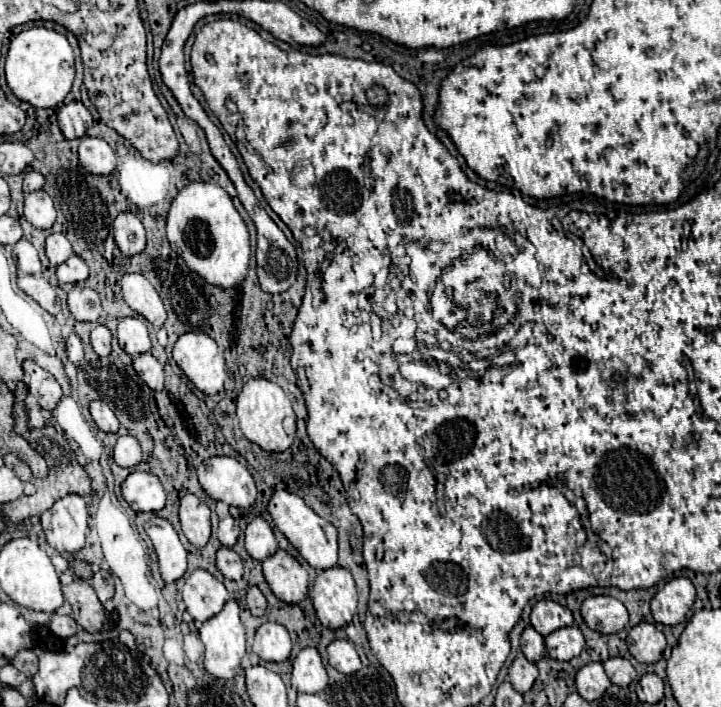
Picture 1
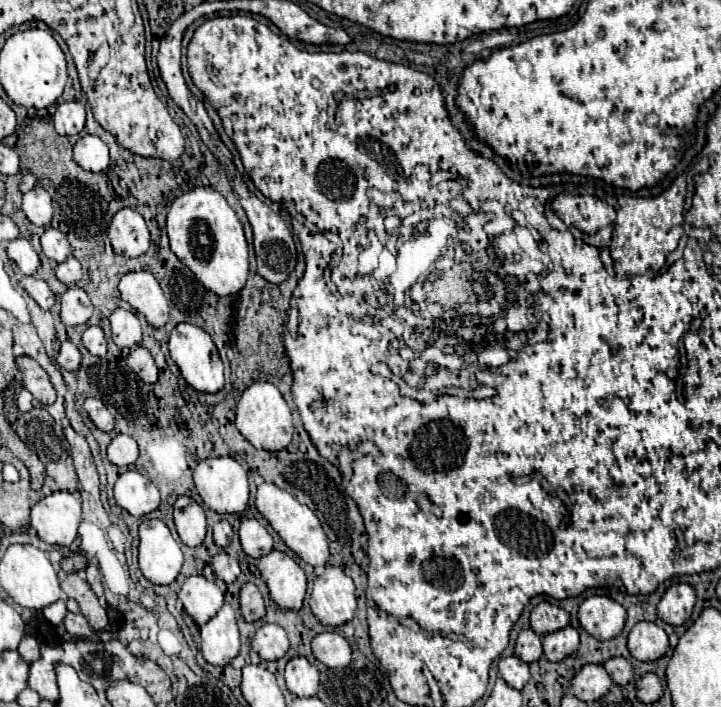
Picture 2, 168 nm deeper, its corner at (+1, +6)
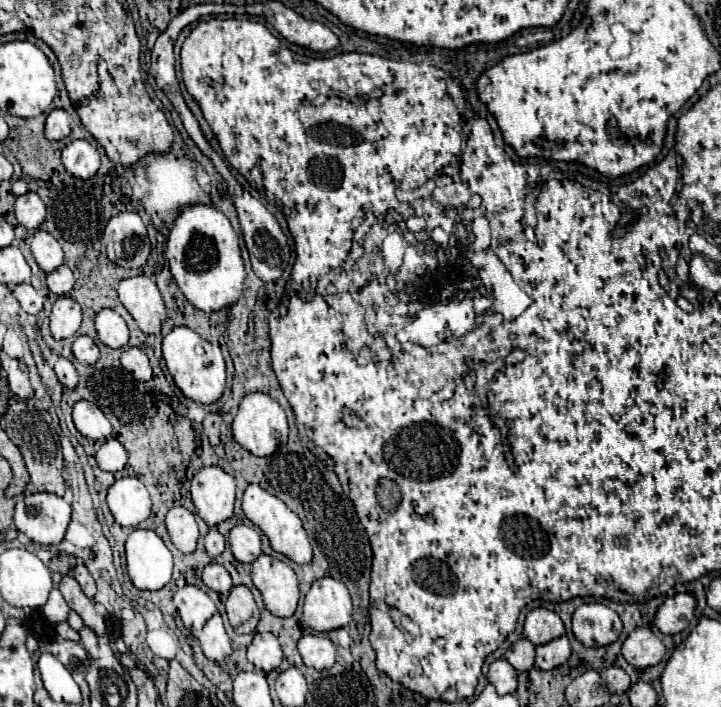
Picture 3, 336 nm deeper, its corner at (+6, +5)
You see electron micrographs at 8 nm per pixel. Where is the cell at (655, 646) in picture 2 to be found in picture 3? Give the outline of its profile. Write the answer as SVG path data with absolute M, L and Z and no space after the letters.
M636 628L628 634L628 638L622 644L622 656L628 664L632 664L638 670L656 666L664 658L664 644L652 634L650 628Z

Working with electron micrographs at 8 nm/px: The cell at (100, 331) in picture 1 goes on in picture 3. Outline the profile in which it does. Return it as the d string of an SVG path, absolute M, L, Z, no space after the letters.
M78 336L74 340L72 354L80 364L96 364L100 358L100 350L90 336Z

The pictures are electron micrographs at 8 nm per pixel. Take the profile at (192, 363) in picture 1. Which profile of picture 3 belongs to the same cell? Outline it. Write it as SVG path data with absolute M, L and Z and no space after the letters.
M174 328L168 336L164 336L162 356L168 372L186 398L200 404L212 404L222 396L226 386L226 364L218 346L196 336L190 328Z

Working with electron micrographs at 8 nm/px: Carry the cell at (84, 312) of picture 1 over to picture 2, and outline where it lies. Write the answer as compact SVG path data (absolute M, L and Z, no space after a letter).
M71 285L61 297L61 321L65 325L87 323L93 315L93 305L85 289Z

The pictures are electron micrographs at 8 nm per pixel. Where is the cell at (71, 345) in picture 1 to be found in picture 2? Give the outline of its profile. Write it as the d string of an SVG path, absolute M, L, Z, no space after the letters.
M63 341L61 343L61 351L57 355L57 363L59 363L61 369L77 371L79 365L81 365L81 353L79 353L77 345L71 343L71 341Z

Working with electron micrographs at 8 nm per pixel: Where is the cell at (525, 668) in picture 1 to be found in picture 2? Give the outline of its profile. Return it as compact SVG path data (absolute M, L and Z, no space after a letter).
M517 655L505 657L499 661L499 675L509 683L509 687L513 689L523 689L525 683L529 681L529 665L525 661L521 661Z

